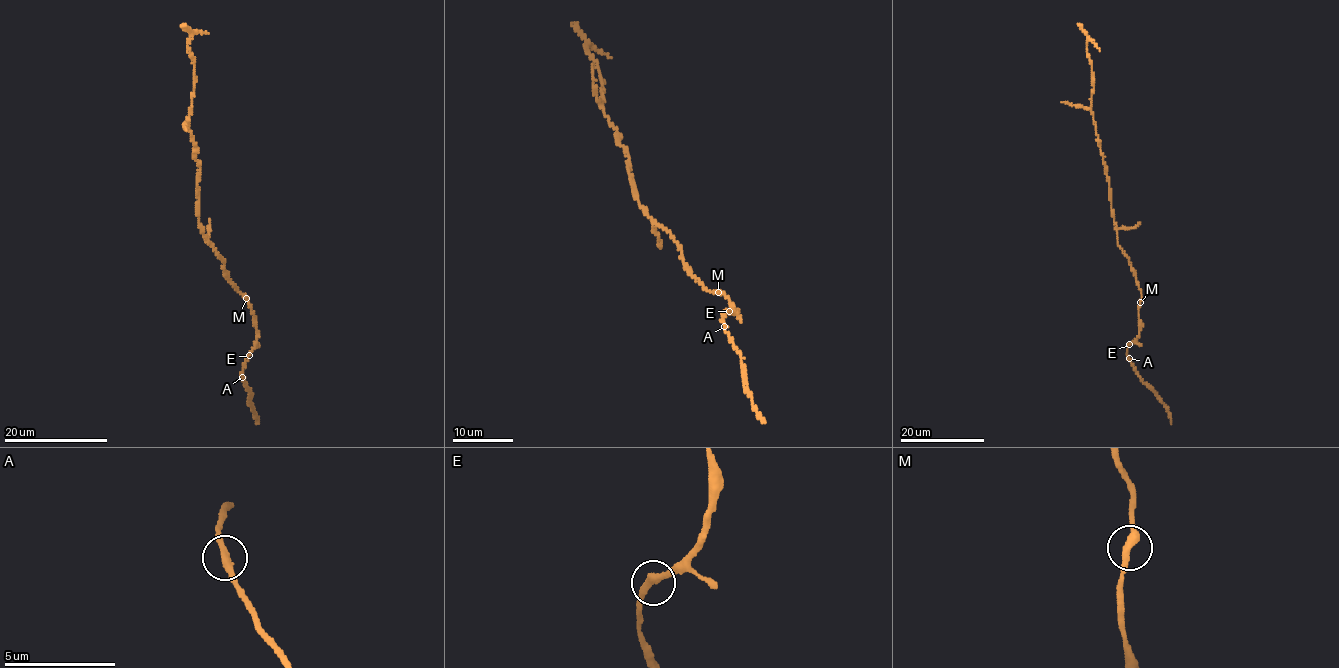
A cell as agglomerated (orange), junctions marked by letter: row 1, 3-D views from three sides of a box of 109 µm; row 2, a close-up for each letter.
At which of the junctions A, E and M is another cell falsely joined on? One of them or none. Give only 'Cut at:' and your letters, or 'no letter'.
Cut at: no letter

